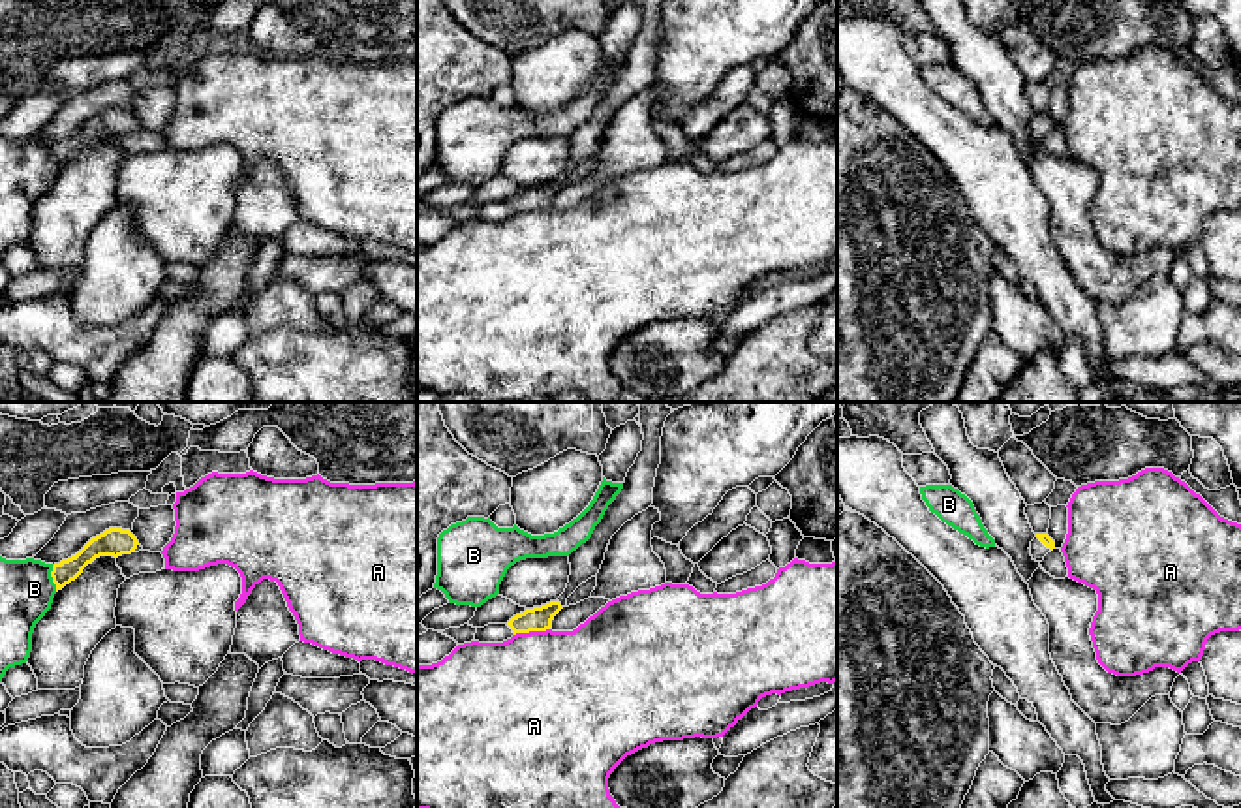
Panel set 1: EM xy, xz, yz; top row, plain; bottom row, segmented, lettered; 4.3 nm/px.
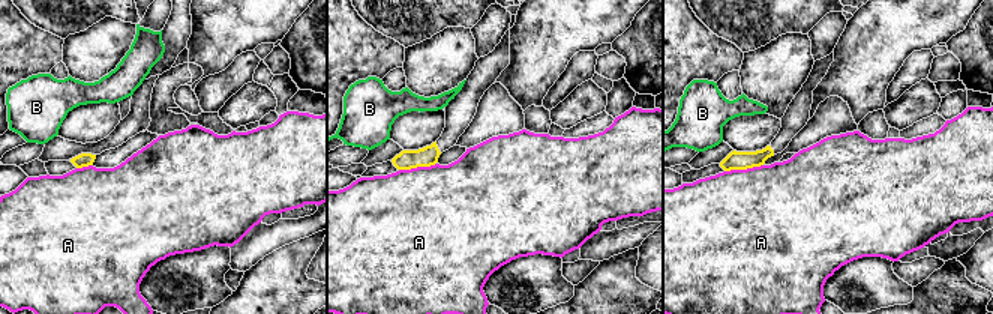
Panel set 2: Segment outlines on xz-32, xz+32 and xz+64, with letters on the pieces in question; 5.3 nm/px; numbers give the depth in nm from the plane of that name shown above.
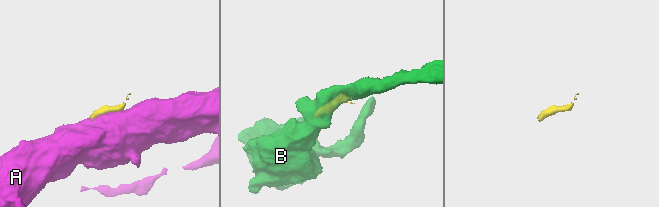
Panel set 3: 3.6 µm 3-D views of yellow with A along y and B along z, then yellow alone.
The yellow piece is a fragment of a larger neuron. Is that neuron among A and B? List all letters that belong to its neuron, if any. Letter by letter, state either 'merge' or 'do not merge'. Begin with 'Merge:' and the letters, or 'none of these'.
Merge: none of these
A: do not merge
B: do not merge

